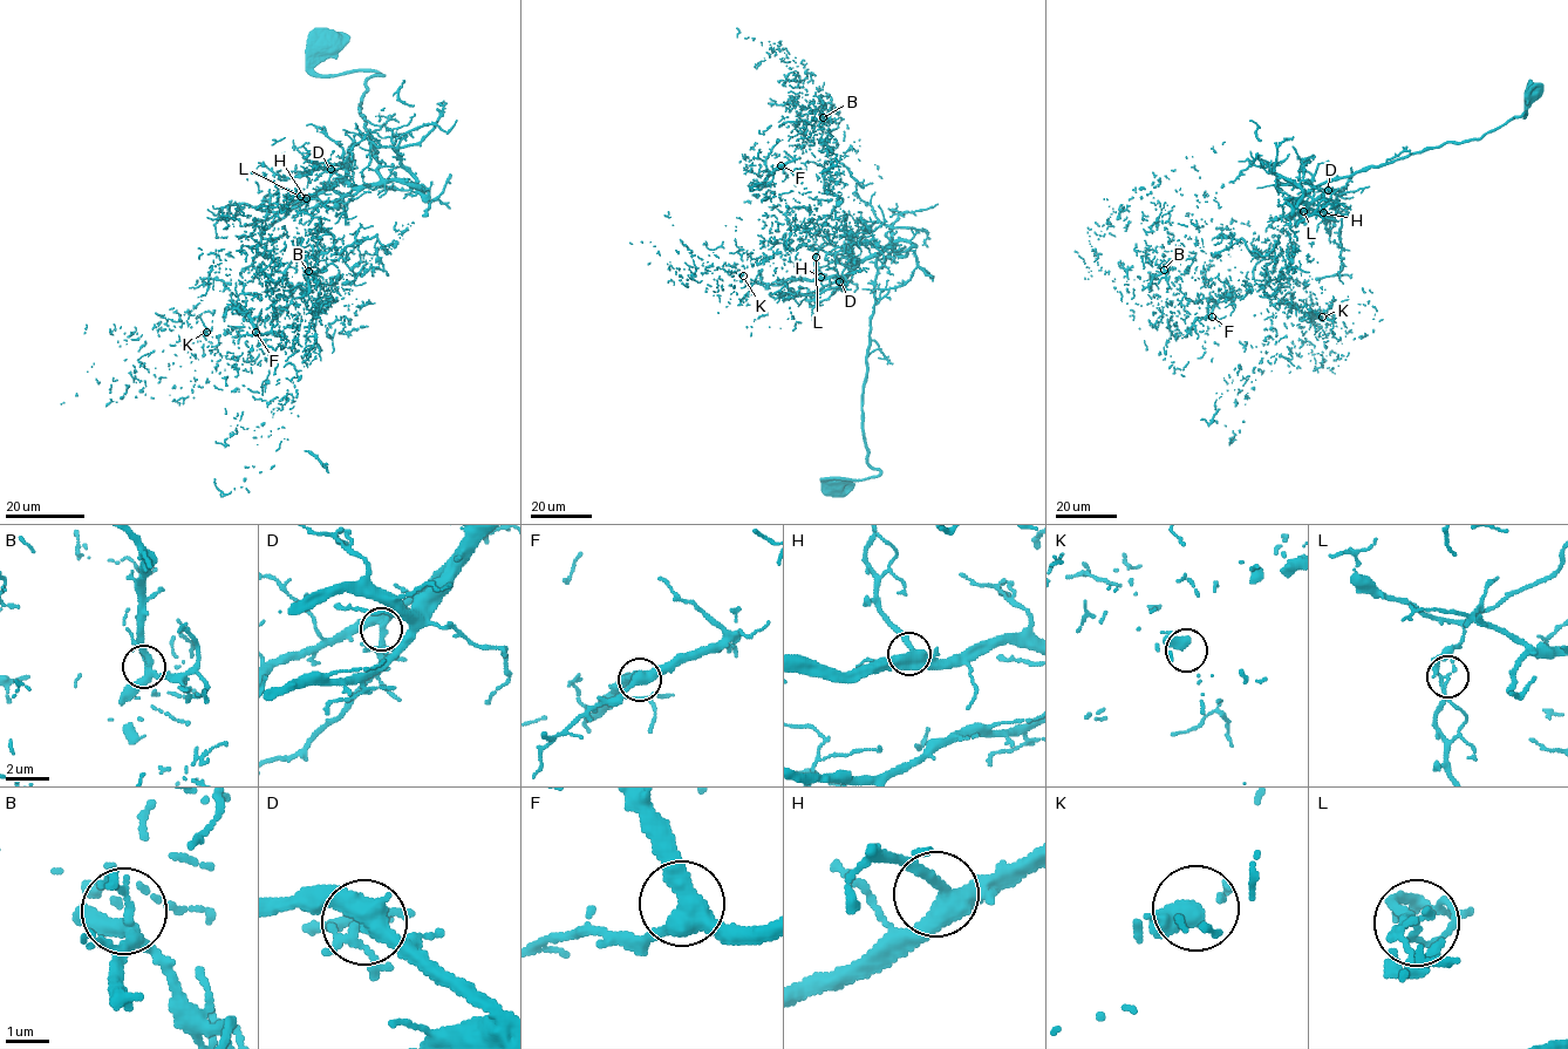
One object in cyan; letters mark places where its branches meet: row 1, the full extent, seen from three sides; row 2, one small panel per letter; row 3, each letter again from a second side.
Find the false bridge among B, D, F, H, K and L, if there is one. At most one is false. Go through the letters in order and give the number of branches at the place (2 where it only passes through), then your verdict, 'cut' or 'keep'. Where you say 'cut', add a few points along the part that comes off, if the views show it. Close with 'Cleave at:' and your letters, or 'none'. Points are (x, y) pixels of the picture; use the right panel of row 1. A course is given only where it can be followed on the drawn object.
B: 4 | keep
D: 5 | keep
F: 3 | keep
H: 3 | keep
K: 3 | keep
L: 3 | cut | (1303, 210), (1277, 217)
Cleave at: L

